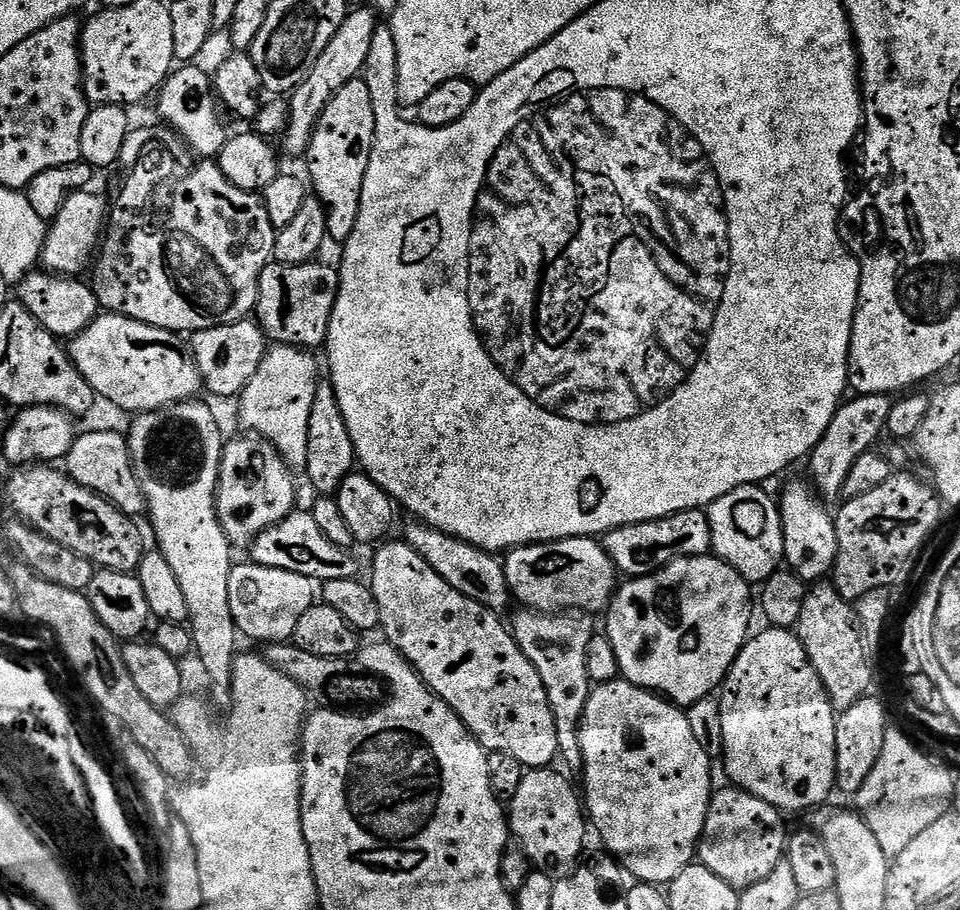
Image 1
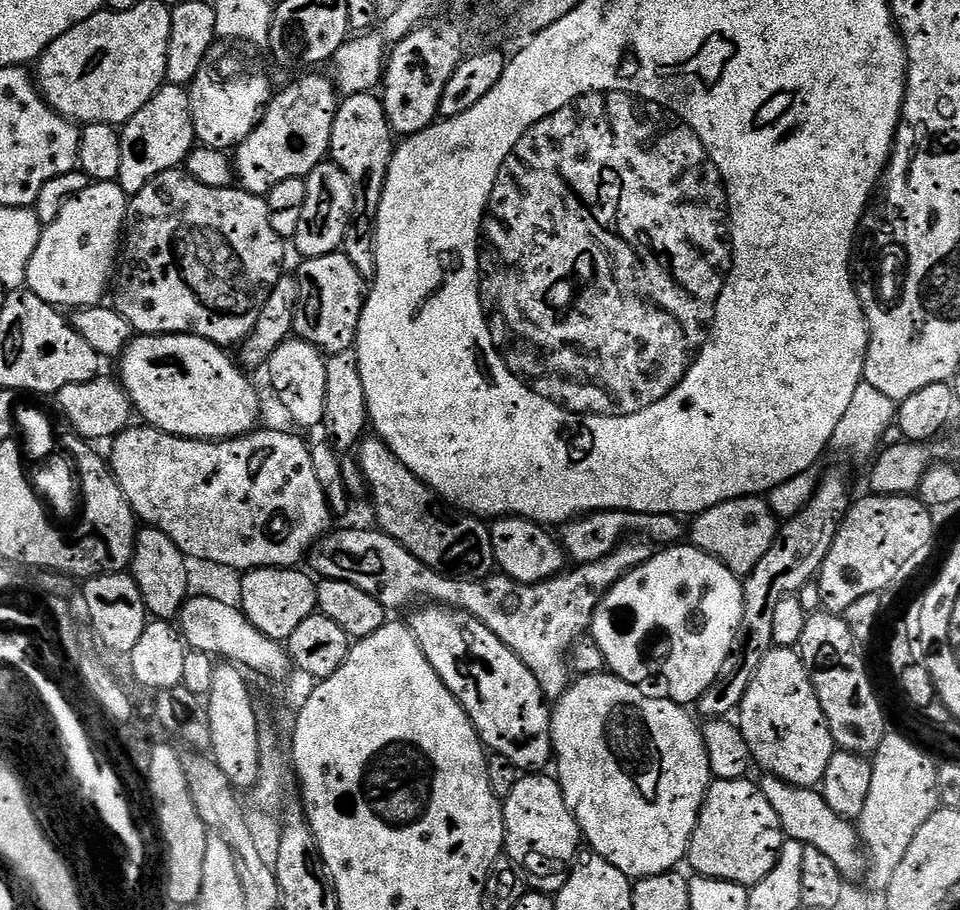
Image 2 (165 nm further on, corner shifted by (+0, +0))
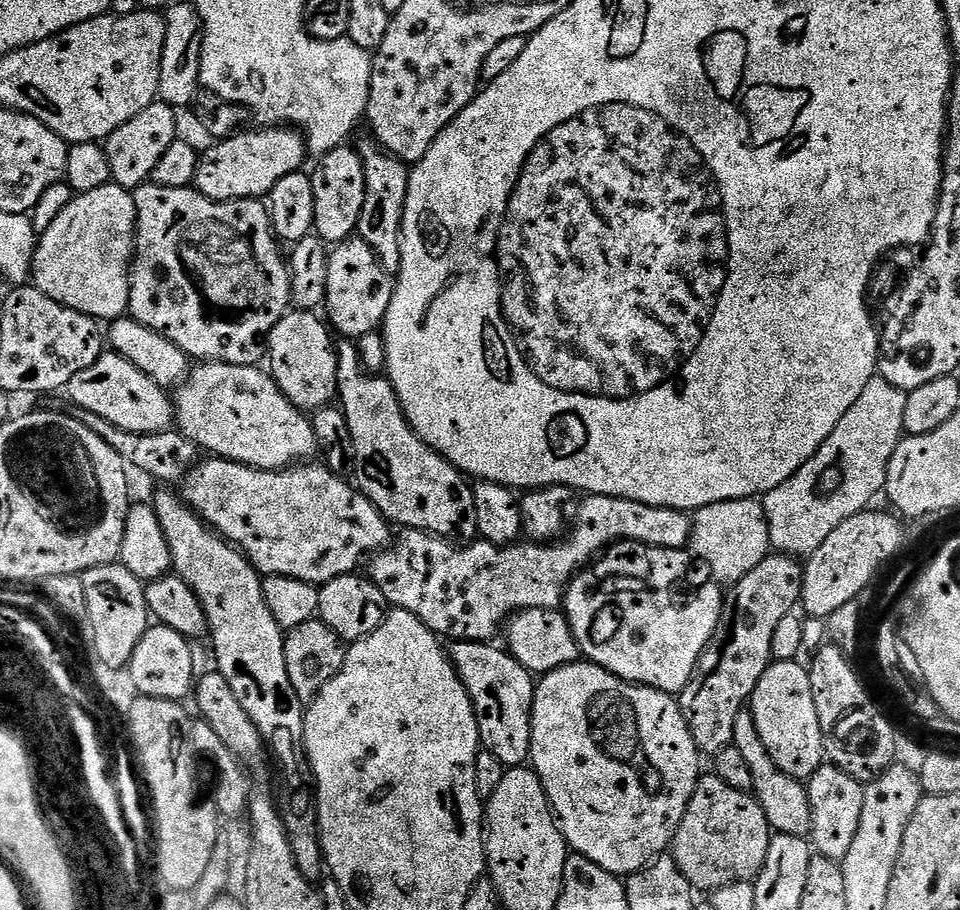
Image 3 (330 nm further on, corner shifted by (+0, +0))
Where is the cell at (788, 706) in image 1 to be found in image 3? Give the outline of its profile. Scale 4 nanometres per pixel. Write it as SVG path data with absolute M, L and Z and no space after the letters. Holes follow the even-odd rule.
M778 660L769 664L766 674L758 678L758 686L752 692L750 710L754 714L762 743L783 772L804 782L825 763L824 735L818 722L818 706L814 706L814 690L810 686L805 665L800 665L796 660Z

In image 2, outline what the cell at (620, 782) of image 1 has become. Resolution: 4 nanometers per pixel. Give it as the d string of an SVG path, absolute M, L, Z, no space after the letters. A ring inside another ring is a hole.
M611 674L599 676L582 676L569 683L568 690L561 694L551 709L552 714L552 751L554 753L554 768L556 764L555 779L560 781L560 789L566 798L566 806L572 812L572 817L578 822L580 835L586 841L587 847L597 852L610 866L618 866L622 874L630 878L643 878L657 876L663 872L673 871L676 864L688 855L688 843L694 834L694 826L698 822L700 807L712 785L713 775L710 770L710 758L706 758L706 746L702 742L701 725L692 721L687 707L675 704L671 698L660 696L647 696L643 687L627 684L620 677Z

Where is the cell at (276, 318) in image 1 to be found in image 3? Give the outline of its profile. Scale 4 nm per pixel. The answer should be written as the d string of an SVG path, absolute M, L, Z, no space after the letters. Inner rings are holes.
M359 235L349 236L341 244L335 245L328 255L328 281L326 282L326 298L323 302L323 307L328 308L327 323L336 332L340 331L344 338L359 338L377 331L383 325L386 314L390 310L393 287L393 276L386 274L386 270L382 270L382 262L378 262L374 250L370 250L370 246L366 246L366 242L361 240Z

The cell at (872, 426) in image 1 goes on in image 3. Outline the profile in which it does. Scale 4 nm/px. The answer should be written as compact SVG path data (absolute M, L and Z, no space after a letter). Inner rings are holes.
M783 554L768 555L765 560L758 562L758 566L754 566L754 570L750 570L750 574L746 574L746 578L742 578L742 582L731 585L724 602L724 613L720 616L720 625L712 635L712 641L704 647L704 653L696 663L696 673L678 696L688 729L692 731L694 742L705 757L715 757L717 752L732 744L734 721L751 701L752 692L758 686L758 678L762 678L768 665L773 663L774 630L778 627L778 622L782 622L782 618L797 611L803 585L804 564L795 556Z

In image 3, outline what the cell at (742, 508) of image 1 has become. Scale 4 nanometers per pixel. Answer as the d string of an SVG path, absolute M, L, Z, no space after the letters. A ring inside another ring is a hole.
M759 499L714 502L694 512L691 551L712 571L711 579L721 586L742 582L758 562L770 555L772 543L763 503Z

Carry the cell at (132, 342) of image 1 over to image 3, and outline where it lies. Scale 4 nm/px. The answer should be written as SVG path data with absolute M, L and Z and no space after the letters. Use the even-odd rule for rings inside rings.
M204 362L193 367L187 383L175 389L174 420L179 431L205 453L267 472L307 461L318 452L311 419L292 406L260 366Z

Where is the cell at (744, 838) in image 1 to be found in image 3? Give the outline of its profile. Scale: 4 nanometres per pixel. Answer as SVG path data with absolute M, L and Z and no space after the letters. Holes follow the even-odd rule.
M704 774L696 783L686 814L676 828L670 852L682 874L692 883L693 889L715 890L730 886L730 882L755 881L766 862L766 850L770 850L773 835L760 801L752 792L734 790L734 786L726 786L726 782L722 782L714 774Z

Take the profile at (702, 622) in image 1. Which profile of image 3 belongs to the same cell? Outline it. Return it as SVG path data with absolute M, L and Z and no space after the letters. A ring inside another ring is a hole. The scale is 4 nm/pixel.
M621 542L612 545L573 580L562 608L574 630L581 653L591 663L613 672L629 684L642 684L645 688L656 688L669 694L684 691L696 673L696 663L704 653L704 647L712 641L712 635L720 625L726 599L721 585L707 582L697 590L696 597L689 604L672 601L676 583L688 572L687 555L687 551L679 548L650 548L646 544Z

